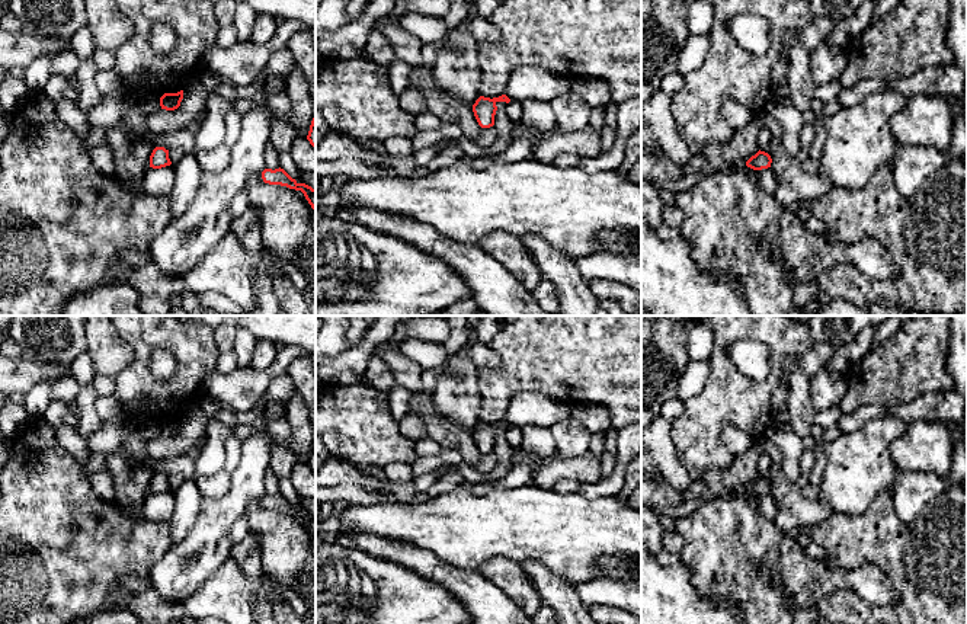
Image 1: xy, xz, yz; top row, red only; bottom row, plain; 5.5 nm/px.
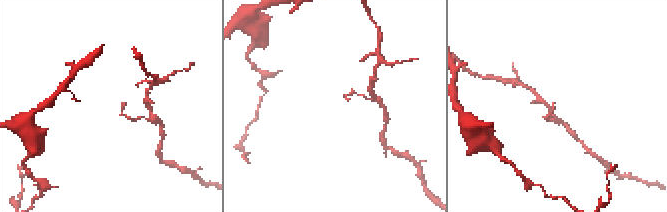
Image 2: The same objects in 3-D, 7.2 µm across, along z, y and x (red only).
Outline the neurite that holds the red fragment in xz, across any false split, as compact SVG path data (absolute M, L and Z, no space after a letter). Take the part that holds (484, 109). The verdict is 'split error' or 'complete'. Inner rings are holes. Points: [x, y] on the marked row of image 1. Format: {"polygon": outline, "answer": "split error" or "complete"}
{"polygon": "M502 95L499 97L484 97L480 96L476 103L473 105L474 116L481 128L490 128L494 125L494 115L497 111L496 103L497 102L506 102L509 103L510 99L506 95Z", "answer": "complete"}

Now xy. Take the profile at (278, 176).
{"polygon": "M265 169L262 172L262 179L265 183L269 185L281 185L286 186L289 189L301 191L311 205L311 208L316 211L316 189L305 183L298 183L295 179L292 179L284 169Z", "answer": "complete"}

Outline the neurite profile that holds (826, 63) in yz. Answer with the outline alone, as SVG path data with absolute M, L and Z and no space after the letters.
M822 44L808 54L808 71L813 81L823 87L826 83L836 80L849 63L852 49L838 48Z

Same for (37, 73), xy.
M41 57L23 68L23 79L31 93L44 92L44 87L52 74L51 67L52 60Z

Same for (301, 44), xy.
M313 31L295 32L288 39L286 48L294 55L297 67L308 81L313 100L313 118L316 119L316 38L313 36Z

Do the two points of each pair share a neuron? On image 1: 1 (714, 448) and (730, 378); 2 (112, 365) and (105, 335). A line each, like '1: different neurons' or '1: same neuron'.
1: same neuron
2: same neuron

